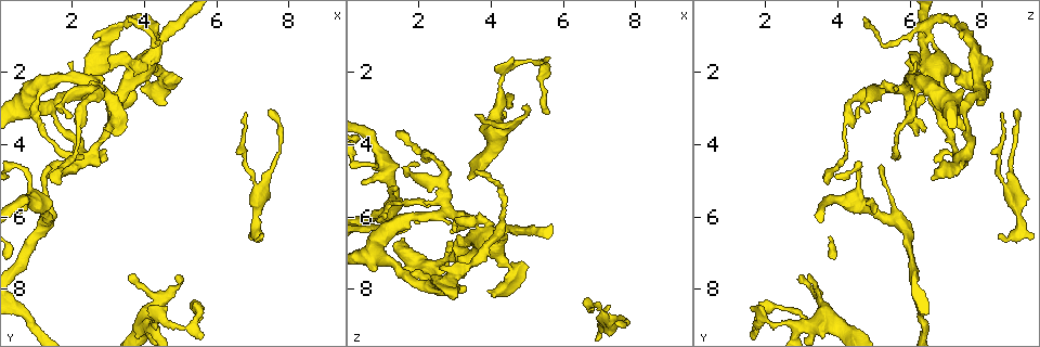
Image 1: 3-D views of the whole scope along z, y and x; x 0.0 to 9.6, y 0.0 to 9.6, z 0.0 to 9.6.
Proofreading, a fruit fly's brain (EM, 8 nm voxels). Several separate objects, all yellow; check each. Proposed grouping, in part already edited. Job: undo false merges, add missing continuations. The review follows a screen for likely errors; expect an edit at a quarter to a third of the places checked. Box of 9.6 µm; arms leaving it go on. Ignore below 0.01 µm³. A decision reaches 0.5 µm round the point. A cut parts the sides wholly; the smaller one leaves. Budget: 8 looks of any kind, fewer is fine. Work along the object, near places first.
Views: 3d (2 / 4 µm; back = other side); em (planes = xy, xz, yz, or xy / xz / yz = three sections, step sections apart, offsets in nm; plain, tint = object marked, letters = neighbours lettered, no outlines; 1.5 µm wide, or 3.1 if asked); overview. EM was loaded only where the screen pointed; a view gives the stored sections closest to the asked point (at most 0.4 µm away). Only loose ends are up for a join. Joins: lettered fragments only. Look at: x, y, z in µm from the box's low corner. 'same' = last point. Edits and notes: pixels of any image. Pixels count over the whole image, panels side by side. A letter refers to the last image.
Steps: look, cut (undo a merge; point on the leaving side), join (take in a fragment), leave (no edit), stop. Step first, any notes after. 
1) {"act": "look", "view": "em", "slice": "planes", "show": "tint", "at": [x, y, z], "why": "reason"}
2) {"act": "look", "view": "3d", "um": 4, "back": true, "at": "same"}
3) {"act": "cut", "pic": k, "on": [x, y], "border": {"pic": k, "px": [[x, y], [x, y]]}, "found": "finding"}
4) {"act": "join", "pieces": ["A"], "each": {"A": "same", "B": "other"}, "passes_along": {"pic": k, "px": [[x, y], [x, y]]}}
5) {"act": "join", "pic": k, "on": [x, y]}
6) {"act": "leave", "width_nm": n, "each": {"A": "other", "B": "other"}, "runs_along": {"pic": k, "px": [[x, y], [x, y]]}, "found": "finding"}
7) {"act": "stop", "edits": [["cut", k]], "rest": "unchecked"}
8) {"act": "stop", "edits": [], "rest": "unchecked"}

{"act": "look", "view": "3d", "um": 2, "at": [3.35, 0.75, 7.40], "why": "narrows sharply"}

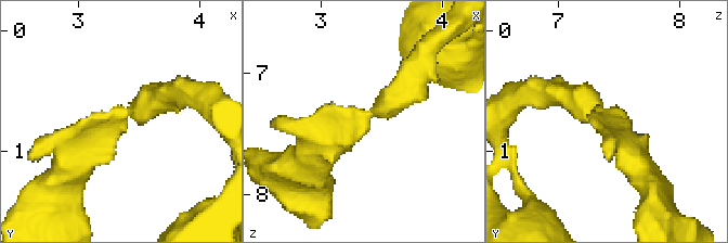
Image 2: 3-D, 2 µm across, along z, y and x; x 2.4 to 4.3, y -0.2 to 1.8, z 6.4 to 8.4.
{"act": "look", "view": "em", "slice": "planes", "show": "letters", "at": [3.38, 0.70, 7.36], "arm_widths_nm": [220, 260]}

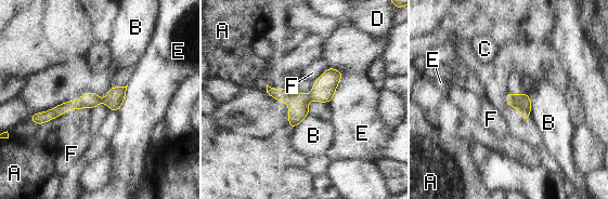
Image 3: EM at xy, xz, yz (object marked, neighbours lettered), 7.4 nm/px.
{"act": "leave", "each": {"A": "other", "B": "other", "C": "other", "D": "other", "E": "other", "F": "other"}, "border": {"pic": 3, "px": [[528, 93], [531, 111], [526, 121]]}, "found": "all the same neuron"}

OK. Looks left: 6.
{"act": "look", "view": "em", "slice": "planes", "show": "tint", "at": [2.40, 4.35, 7.40], "why": "abrupt turn"}

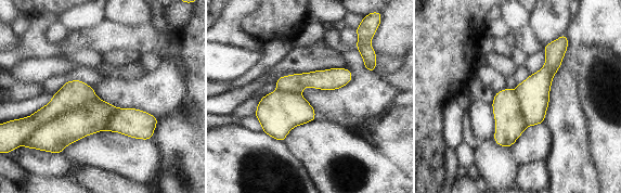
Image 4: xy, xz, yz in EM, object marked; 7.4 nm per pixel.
{"act": "look", "view": "em", "slice": "planes", "show": "letters", "at": "same"}

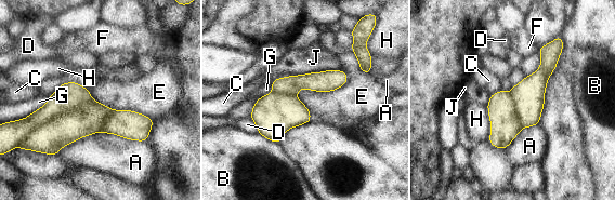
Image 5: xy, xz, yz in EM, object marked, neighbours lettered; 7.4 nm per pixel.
{"act": "cut", "pic": 5, "on": [67, 126], "each": {"A": "other", "B": "other", "C": "other", "D": "other", "E": "other", "F": "other", "G": "other", "H": "other", "J": "other"}, "found": "a second neuron is stuck on"}

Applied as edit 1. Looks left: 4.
{"act": "look", "view": "em", "slice": "planes", "show": "letters", "at": [7.30, 6.55, 8.45], "why": "an open end"}

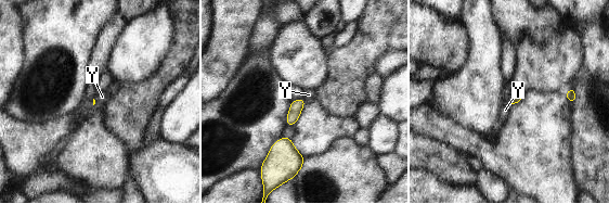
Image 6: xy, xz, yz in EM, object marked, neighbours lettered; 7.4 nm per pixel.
{"act": "join", "pieces": ["Y"], "each": {"Y": "same"}, "passes_along": {"pic": 6, "px": [[516, 97], [512, 100], [505, 110]]}, "found": "it goes on there"}

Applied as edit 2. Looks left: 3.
{"act": "stop", "edits": [["cut", 5], ["join", 6]], "rest": "unchecked"}

